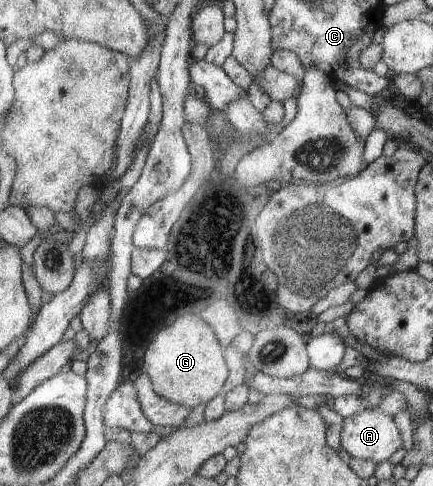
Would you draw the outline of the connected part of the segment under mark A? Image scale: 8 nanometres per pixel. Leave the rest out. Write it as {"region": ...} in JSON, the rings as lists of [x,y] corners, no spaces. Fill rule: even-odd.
{"region":[[[375,408],[345,418],[341,447],[352,458],[388,461],[403,447],[395,416]]]}

